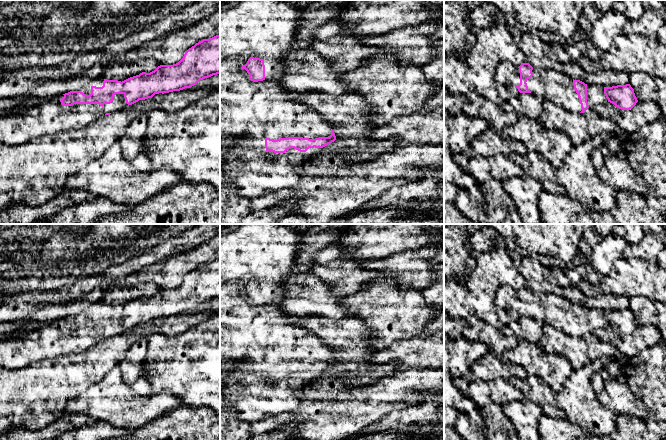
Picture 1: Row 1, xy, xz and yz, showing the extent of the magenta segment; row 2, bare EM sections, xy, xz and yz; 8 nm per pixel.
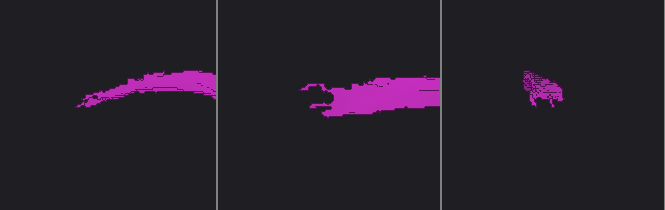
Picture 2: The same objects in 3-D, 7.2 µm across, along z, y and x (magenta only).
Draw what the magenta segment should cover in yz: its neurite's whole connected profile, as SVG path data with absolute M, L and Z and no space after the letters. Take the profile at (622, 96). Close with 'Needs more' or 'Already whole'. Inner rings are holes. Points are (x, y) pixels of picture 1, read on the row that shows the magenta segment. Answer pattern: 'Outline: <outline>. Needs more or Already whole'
Outline: M630 84L604 87L604 94L608 102L622 110L630 110L638 102Z. Already whole

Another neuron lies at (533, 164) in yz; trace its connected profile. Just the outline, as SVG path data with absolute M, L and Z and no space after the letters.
M530 151L525 155L511 153L508 158L515 162L524 174L538 180L544 191L556 195L567 195L566 190L555 179L554 167L539 153Z

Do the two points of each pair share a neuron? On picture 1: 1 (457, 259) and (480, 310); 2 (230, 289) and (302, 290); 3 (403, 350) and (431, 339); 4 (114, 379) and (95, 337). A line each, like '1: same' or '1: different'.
1: different
2: different
3: same
4: different

